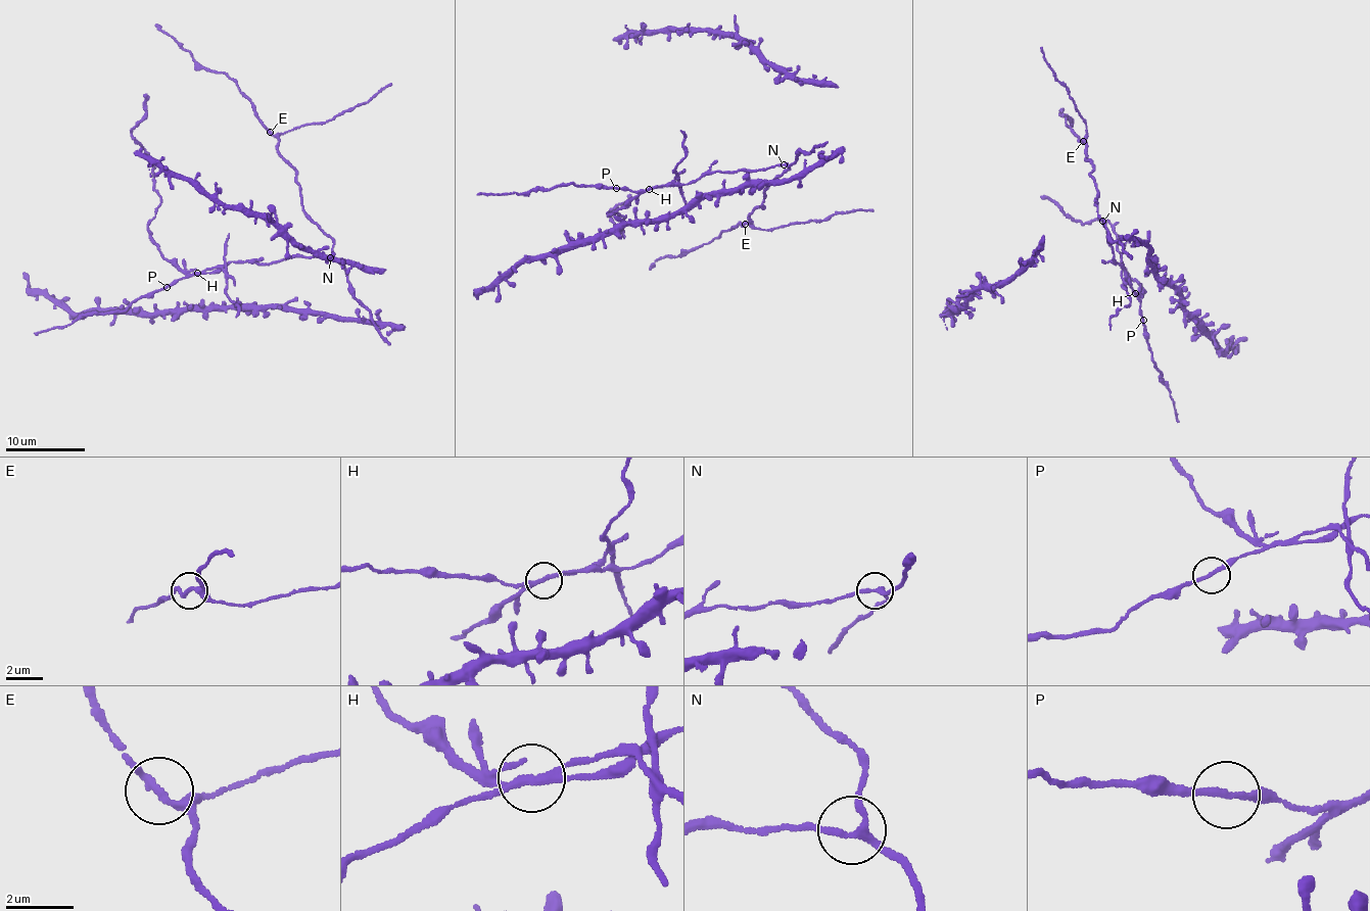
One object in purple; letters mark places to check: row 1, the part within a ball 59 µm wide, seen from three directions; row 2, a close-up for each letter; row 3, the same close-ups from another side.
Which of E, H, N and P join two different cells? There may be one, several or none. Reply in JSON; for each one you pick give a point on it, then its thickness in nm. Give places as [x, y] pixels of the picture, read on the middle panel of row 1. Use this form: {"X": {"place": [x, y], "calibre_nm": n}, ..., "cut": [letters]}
{"H": {"place": [649, 189], "calibre_nm": 190}, "cut": ["H"]}

